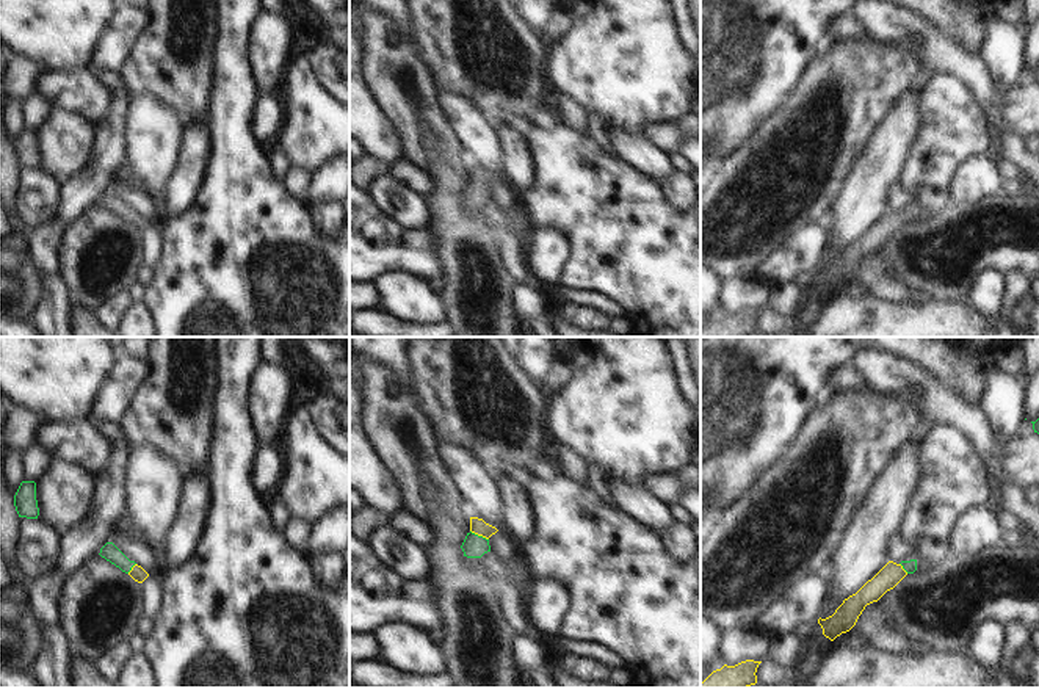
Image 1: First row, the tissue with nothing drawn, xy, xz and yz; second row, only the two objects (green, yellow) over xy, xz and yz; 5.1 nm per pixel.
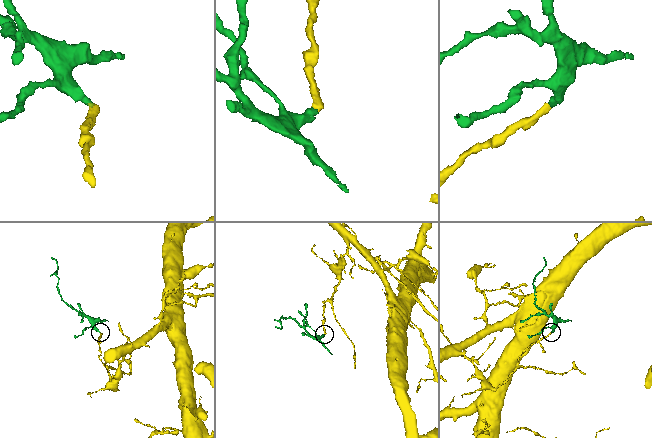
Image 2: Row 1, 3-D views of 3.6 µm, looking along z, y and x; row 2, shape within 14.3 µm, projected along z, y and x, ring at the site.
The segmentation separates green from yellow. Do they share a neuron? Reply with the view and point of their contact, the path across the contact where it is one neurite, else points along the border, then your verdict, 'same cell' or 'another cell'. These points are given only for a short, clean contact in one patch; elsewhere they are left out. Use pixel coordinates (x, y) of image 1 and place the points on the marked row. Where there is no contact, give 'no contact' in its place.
contact xz (480, 536); way xz (474, 546), (480, 536), (477, 525); same cell

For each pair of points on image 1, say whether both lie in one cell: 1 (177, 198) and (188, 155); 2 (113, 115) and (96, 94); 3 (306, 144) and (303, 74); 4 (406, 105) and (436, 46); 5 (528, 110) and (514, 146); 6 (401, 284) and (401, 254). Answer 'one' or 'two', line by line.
1: one
2: two
3: one
4: two
5: two
6: two

